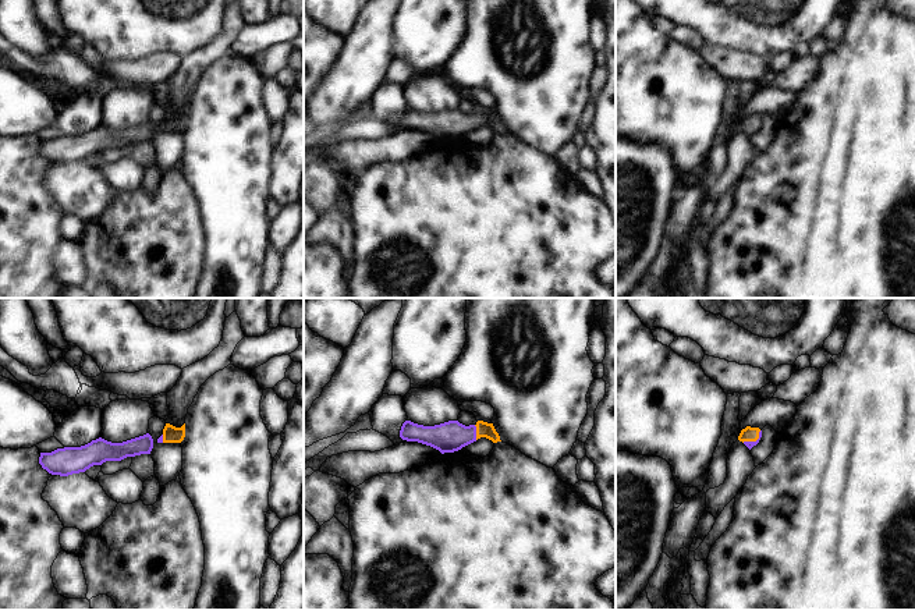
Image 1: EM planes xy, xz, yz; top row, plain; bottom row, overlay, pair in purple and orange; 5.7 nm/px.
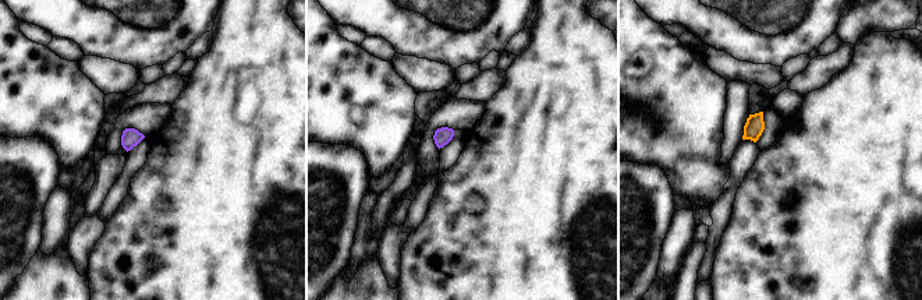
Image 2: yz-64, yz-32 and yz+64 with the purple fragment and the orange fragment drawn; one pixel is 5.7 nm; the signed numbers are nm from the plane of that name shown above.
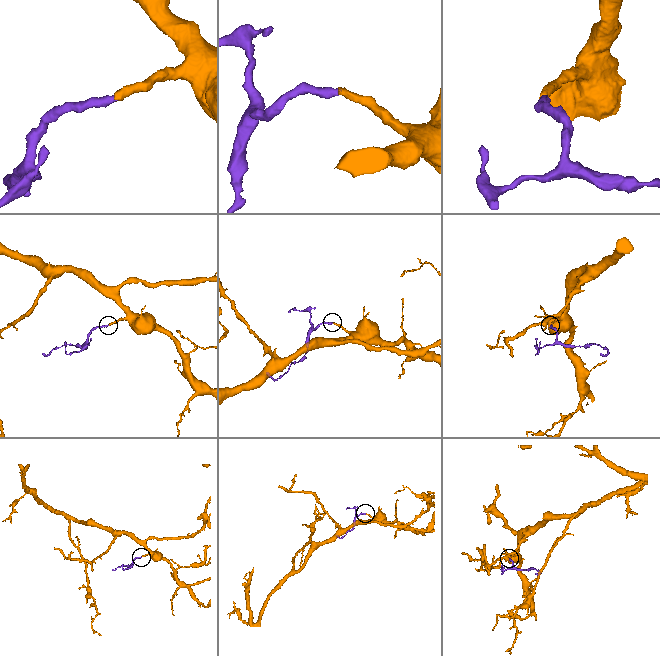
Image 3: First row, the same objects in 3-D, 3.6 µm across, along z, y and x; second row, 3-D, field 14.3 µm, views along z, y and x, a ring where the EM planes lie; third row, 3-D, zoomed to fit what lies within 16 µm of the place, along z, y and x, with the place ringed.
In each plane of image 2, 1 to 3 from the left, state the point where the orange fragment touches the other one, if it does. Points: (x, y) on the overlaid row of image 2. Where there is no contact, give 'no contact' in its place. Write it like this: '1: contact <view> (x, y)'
1: no contact
2: no contact
3: no contact

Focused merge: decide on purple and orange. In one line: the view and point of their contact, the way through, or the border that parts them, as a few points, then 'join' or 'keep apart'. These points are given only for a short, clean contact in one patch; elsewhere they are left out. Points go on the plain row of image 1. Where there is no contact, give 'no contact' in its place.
xz (475, 120) | across xz (450, 124), (475, 120), (483, 117) | join

